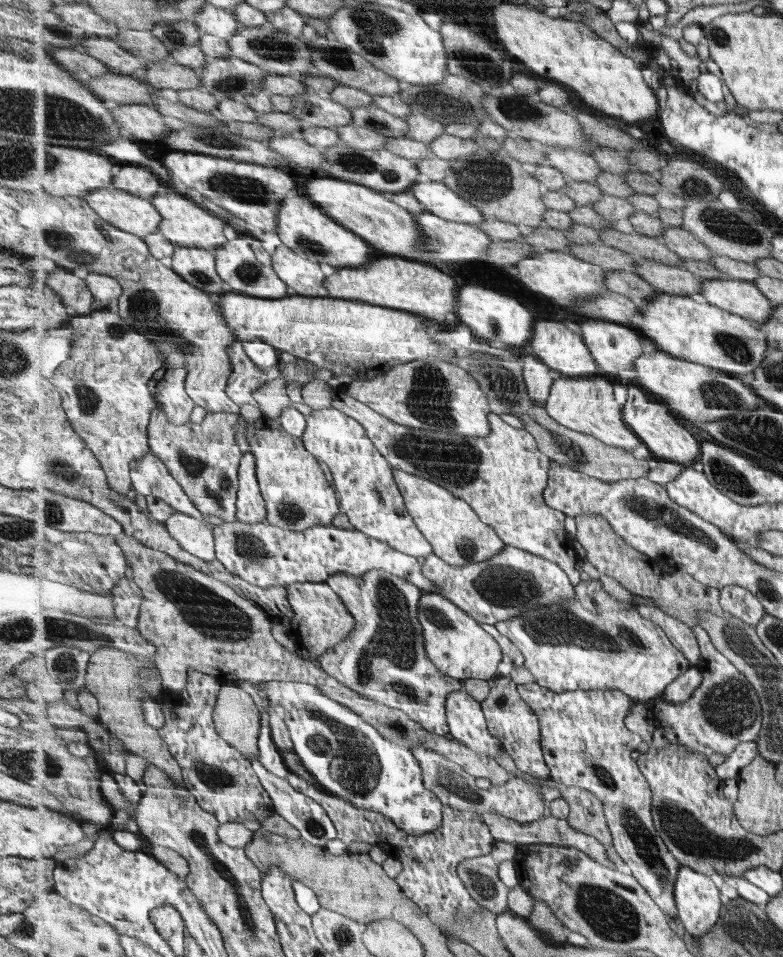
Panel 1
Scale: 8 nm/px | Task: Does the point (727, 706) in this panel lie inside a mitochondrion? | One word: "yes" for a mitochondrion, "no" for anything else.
yes

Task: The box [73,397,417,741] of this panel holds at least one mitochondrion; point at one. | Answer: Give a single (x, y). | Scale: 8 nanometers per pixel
(214, 616)

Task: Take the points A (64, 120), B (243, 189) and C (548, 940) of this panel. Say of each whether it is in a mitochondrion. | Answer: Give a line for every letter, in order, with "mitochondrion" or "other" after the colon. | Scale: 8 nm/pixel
A: mitochondrion
B: mitochondrion
C: other

